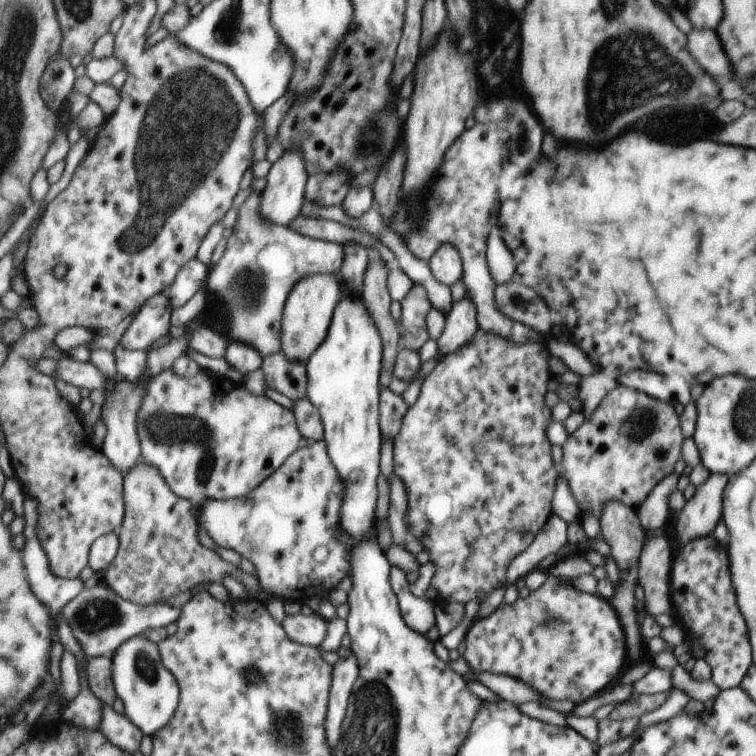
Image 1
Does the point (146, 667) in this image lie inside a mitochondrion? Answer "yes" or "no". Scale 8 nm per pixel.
yes

